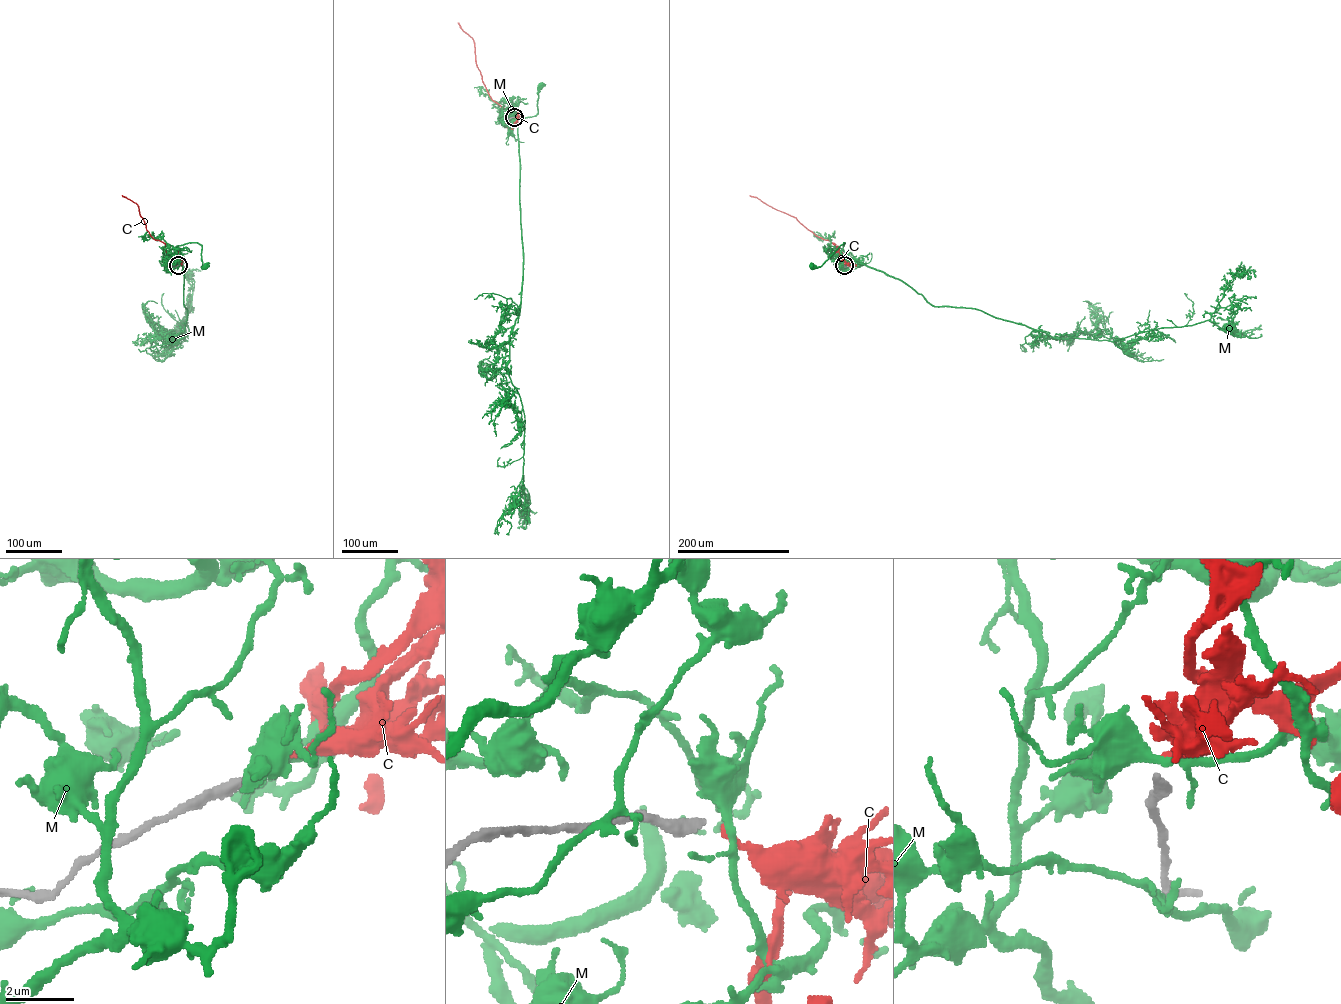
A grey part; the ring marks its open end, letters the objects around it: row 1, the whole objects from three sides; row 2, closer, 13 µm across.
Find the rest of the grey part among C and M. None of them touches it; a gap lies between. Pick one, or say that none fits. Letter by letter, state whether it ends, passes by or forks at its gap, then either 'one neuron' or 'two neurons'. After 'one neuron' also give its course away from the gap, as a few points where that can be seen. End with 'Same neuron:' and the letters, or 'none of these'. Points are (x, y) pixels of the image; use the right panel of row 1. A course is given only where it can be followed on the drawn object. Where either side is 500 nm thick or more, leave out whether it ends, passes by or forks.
C: it ends there; one neuron; it runs (844, 264), (848, 260), (830, 241), (815, 235), (796, 218), (749, 195)
M: it forks there; two neurons
Same neuron: C

